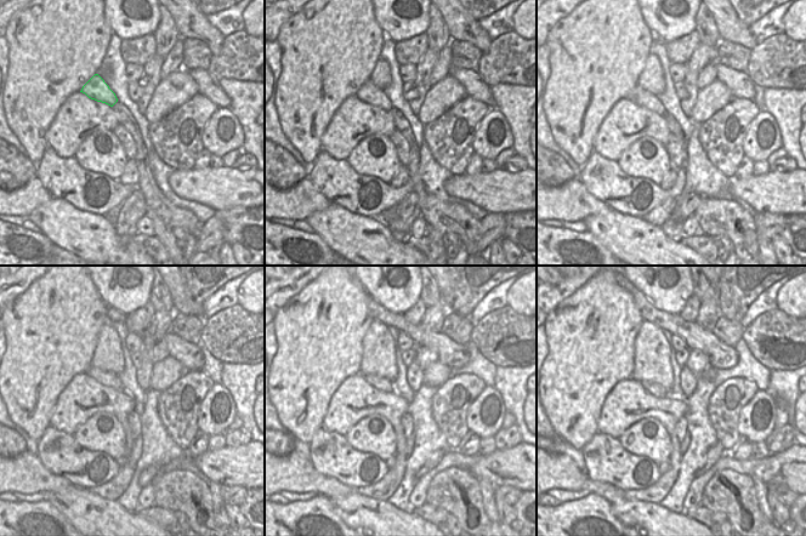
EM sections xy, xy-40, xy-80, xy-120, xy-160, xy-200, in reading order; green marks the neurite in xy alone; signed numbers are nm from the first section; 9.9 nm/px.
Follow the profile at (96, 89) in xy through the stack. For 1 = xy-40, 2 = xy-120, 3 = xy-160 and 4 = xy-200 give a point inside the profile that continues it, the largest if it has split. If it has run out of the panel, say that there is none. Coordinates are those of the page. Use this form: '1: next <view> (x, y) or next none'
1: next xy-40 (369, 92)
2: next xy-120 (108, 378)
3: next xy-160 (382, 385)
4: next xy-200 (656, 389)

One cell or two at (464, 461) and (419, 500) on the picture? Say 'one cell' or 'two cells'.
one cell

